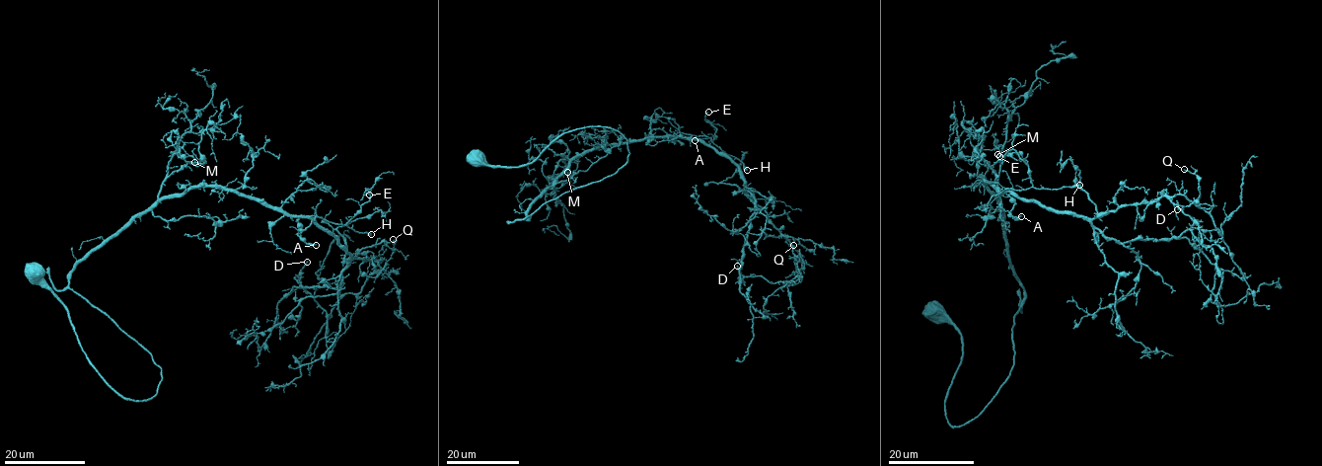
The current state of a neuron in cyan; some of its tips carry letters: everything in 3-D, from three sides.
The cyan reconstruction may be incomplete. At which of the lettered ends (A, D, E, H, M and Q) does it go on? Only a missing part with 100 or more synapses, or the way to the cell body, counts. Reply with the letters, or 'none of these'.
none of these

